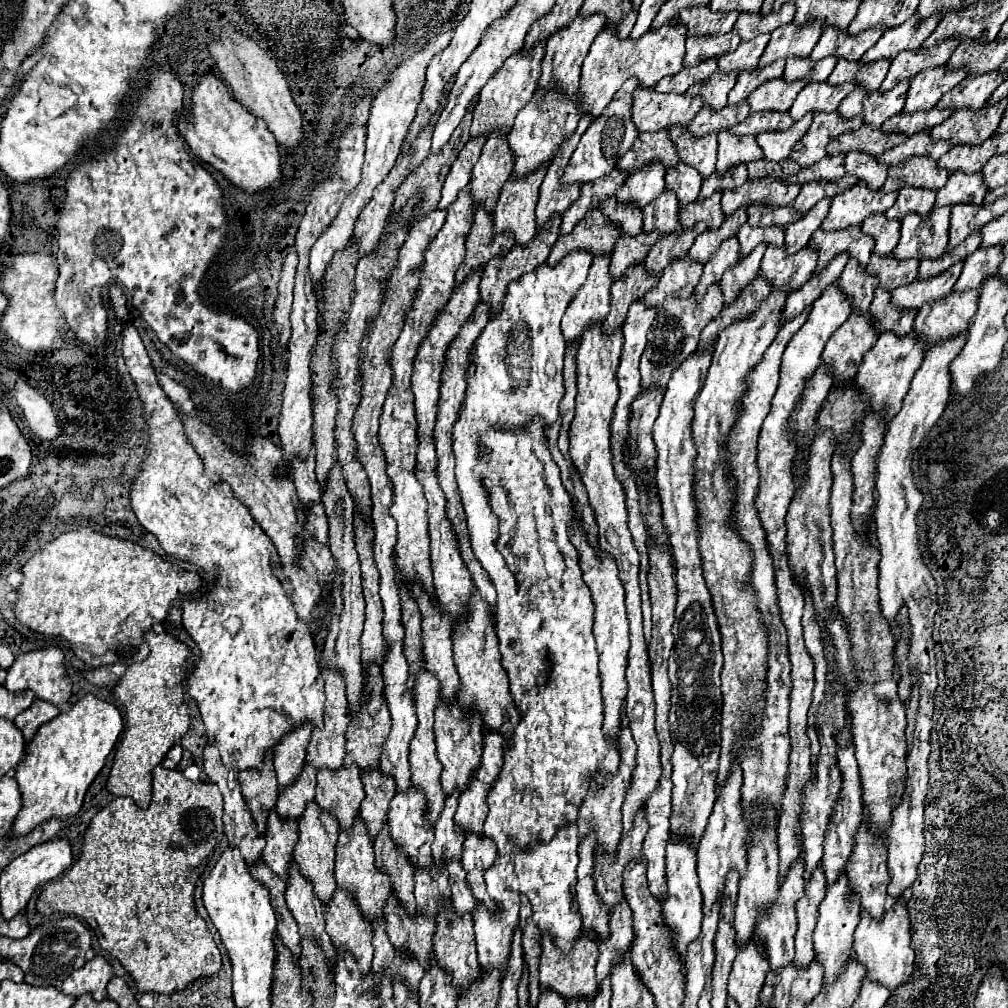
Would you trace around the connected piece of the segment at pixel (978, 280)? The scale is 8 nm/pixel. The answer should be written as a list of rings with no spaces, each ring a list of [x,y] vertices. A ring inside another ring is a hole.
[[[989,247],[989,249],[977,249],[973,255],[967,257],[961,277],[955,283],[955,291],[967,291],[967,289],[979,289],[985,279],[993,277],[997,273],[997,267],[1003,261],[1001,247]]]

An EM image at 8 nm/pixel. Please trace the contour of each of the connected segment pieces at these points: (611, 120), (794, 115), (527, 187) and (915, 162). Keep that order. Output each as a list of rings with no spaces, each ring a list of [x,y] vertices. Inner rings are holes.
[[[627,79],[627,83],[623,83],[623,87],[613,95],[613,101],[605,107],[603,115],[599,119],[595,119],[589,129],[583,133],[577,149],[573,151],[565,173],[563,173],[563,187],[565,185],[573,185],[573,183],[591,183],[599,177],[609,175],[613,169],[617,169],[619,163],[619,155],[625,155],[631,149],[631,143],[637,139],[637,129],[631,121],[631,95],[637,87],[637,79]]]
[[[809,83],[805,89],[797,95],[793,107],[789,109],[789,115],[793,121],[799,121],[807,113],[819,113],[819,111],[835,111],[843,97],[855,89],[855,83],[843,83],[843,85],[829,85],[829,83]]]
[[[541,167],[525,179],[507,179],[493,213],[495,233],[515,235],[515,243],[521,247],[527,247],[527,243],[535,237],[535,205],[545,171],[547,169]]]
[[[925,157],[907,159],[889,171],[889,177],[883,185],[883,191],[899,191],[903,187],[927,187],[943,189],[949,173],[939,171],[937,163]]]

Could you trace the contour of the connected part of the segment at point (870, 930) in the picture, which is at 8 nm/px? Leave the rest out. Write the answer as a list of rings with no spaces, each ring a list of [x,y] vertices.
[[[897,901],[891,909],[887,909],[883,921],[875,921],[863,911],[861,923],[855,929],[853,949],[855,949],[855,961],[867,967],[867,979],[871,979],[873,983],[883,985],[889,991],[895,991],[897,987],[907,983],[915,971],[915,965],[913,965],[915,953],[911,949],[907,907],[901,901]]]

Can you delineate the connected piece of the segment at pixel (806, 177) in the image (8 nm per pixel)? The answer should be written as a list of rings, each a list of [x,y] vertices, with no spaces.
[[[835,155],[835,157],[825,157],[819,163],[815,163],[813,167],[801,169],[797,175],[791,175],[787,179],[787,183],[807,183],[807,181],[835,181],[841,179],[845,175],[845,167],[843,167],[843,159],[845,155]]]

